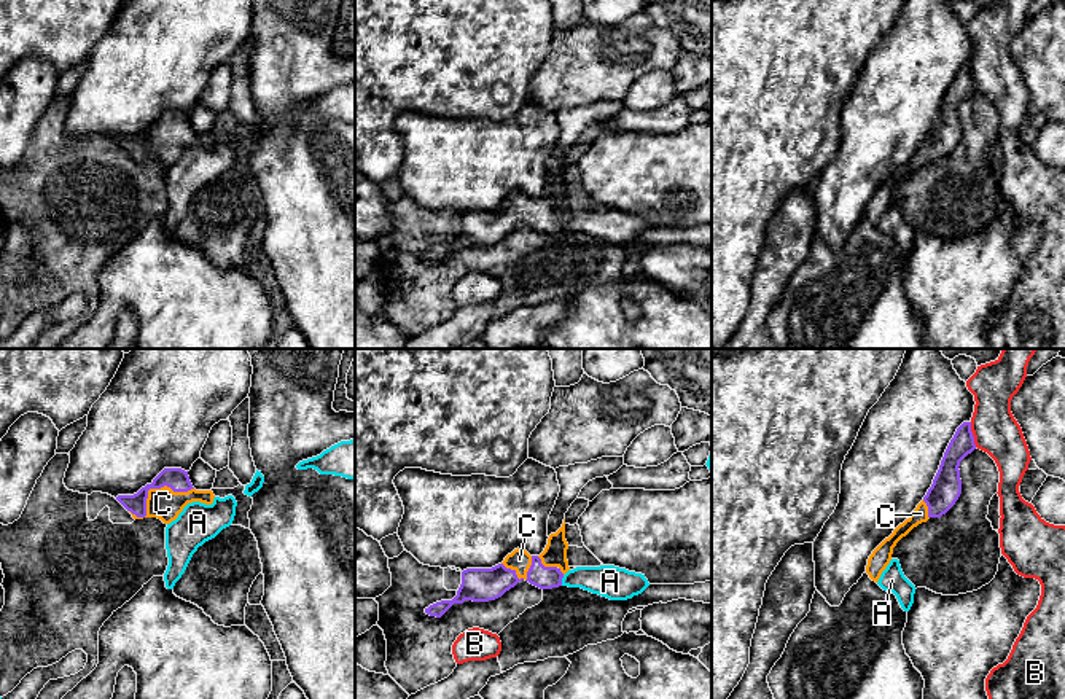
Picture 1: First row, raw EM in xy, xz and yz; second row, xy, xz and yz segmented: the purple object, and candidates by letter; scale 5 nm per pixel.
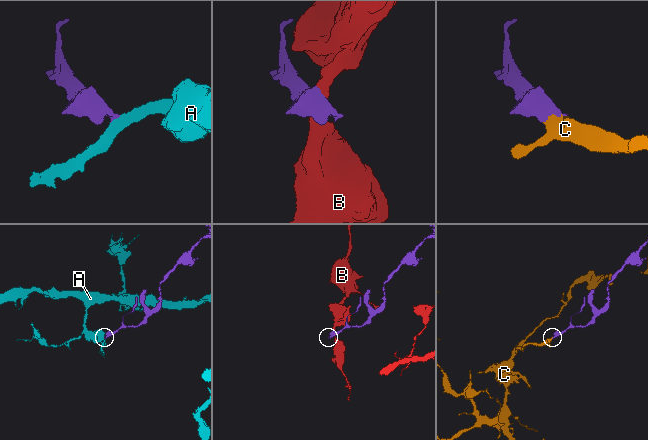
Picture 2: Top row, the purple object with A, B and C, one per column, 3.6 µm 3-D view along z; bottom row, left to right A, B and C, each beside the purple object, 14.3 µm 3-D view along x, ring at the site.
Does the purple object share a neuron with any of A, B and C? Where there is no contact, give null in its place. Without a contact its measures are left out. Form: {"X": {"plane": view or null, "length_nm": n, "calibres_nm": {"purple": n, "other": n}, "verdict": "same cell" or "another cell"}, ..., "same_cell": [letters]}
{"A": {"plane": "xz", "length_nm": 60, "calibres_nm": {"purple": 120, "other": 170}, "verdict": "another cell"}, "B": {"plane": "yz", "length_nm": 130, "calibres_nm": {"purple": 130, "other": 240}, "verdict": "another cell"}, "C": {"plane": "xy", "length_nm": 340, "calibres_nm": {"purple": 110, "other": 160}, "verdict": "same cell"}, "same_cell": ["C"]}

